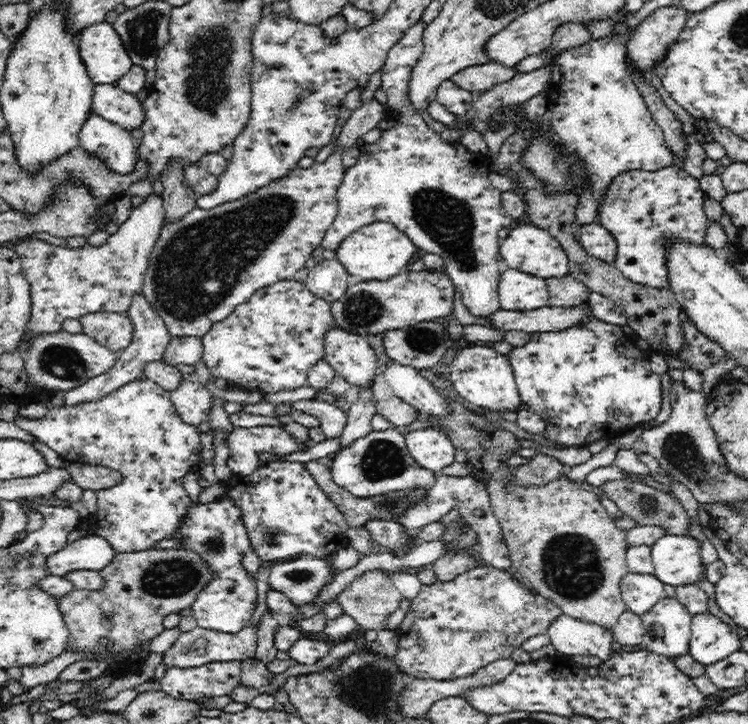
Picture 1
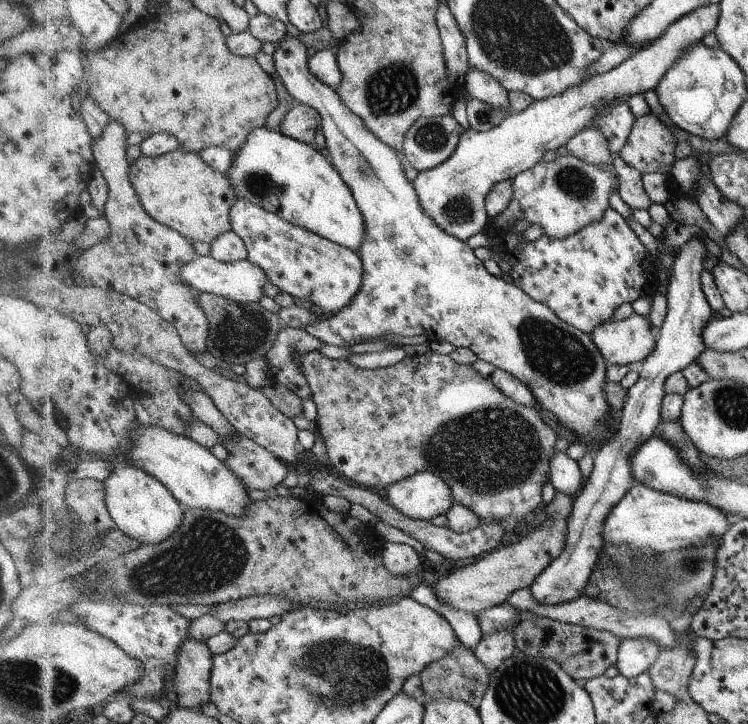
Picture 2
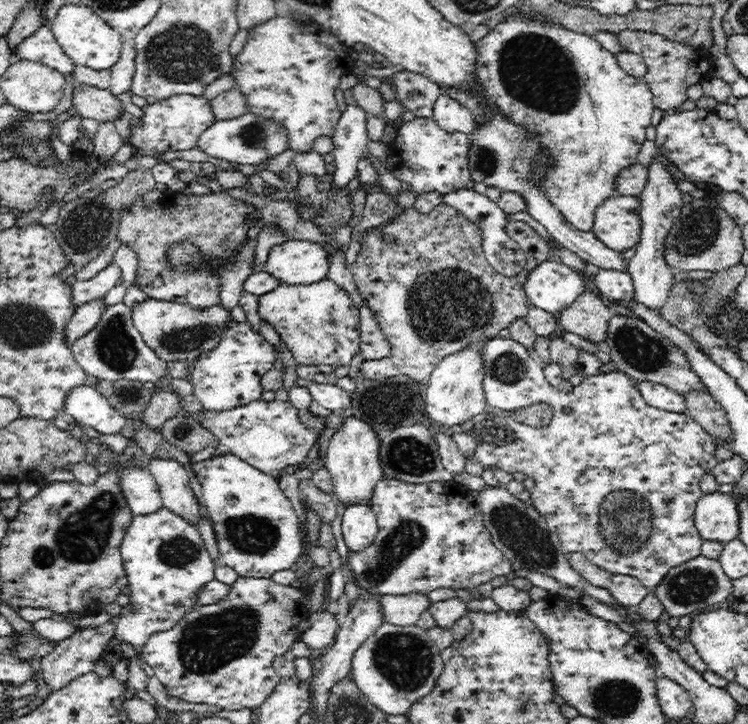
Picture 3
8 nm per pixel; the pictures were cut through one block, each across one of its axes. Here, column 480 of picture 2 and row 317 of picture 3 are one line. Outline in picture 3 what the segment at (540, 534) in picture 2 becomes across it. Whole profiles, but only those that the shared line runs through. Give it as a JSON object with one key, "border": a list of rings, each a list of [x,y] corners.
{"border":[[[584,291],[578,298],[556,314],[558,324],[565,332],[574,332],[599,344],[608,335],[610,312],[600,296]]]}

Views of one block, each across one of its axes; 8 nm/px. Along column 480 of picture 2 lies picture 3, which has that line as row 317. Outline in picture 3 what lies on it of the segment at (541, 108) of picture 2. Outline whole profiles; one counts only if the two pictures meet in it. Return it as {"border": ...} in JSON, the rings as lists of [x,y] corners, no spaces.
{"border":[[[147,298],[131,309],[134,326],[142,335],[146,346],[166,362],[190,361],[202,353],[212,351],[221,342],[228,324],[232,322],[230,309],[220,304],[192,308],[188,304]]]}

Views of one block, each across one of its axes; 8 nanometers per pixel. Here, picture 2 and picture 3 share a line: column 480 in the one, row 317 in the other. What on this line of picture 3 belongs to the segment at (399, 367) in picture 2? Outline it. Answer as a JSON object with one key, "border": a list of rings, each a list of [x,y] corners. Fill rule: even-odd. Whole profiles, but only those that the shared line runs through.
{"border":[[[444,202],[429,214],[420,214],[413,205],[403,213],[398,212],[384,228],[378,230],[376,227],[374,232],[367,230],[363,233],[359,255],[351,266],[353,279],[362,300],[366,303],[366,308],[374,314],[375,322],[392,344],[389,357],[363,361],[360,369],[364,378],[372,380],[404,375],[424,387],[430,380],[435,365],[444,356],[450,356],[451,353],[467,348],[470,344],[484,344],[491,338],[498,337],[498,332],[502,328],[509,328],[516,318],[525,318],[529,311],[529,300],[524,283],[534,267],[548,261],[550,250],[542,236],[524,221],[507,221],[506,232],[527,256],[525,267],[513,277],[504,276],[493,269],[481,245],[481,230]],[[382,234],[391,235],[393,239],[384,240]]]}

